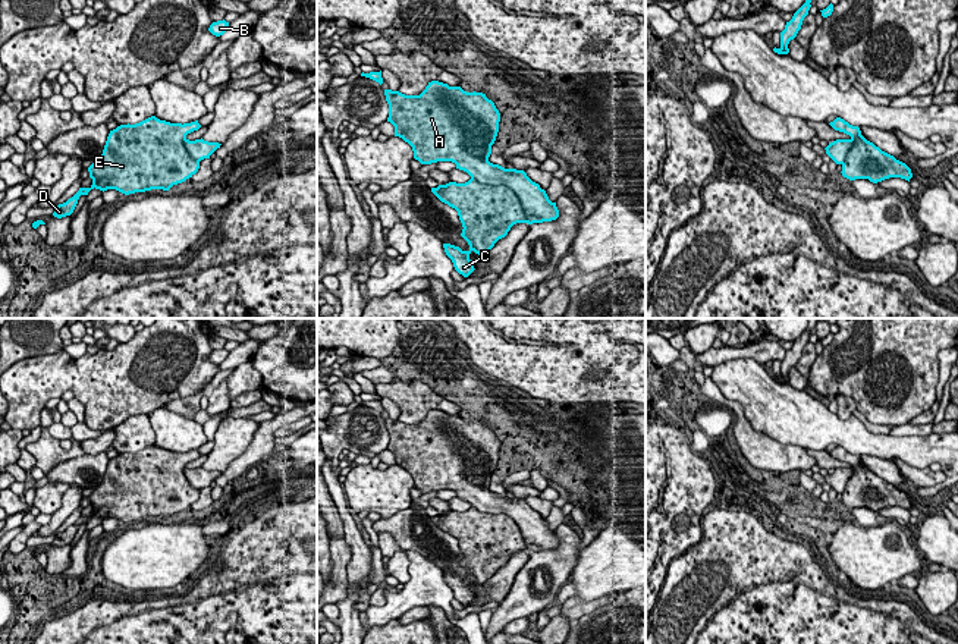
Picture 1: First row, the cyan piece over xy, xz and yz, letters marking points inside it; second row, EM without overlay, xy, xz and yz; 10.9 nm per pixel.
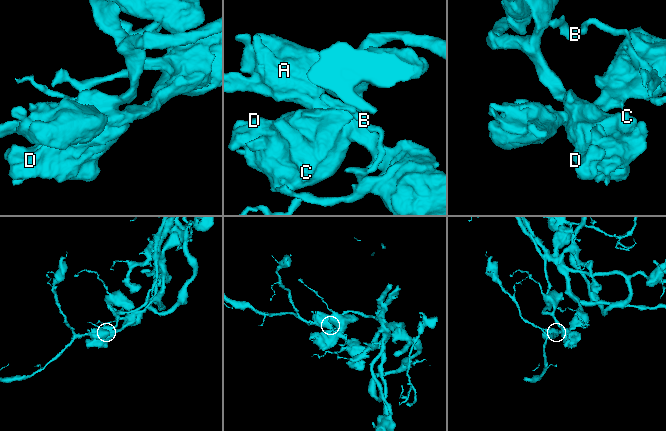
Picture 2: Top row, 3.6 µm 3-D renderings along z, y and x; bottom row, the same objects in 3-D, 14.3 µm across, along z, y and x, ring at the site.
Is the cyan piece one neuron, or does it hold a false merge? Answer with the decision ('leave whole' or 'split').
leave whole

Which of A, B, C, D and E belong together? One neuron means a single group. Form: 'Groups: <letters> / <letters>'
Groups: A B C D E

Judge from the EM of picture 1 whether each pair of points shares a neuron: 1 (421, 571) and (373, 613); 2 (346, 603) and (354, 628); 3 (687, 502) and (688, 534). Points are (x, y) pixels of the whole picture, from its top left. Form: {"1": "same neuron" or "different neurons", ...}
{"1": "same neuron", "2": "same neuron", "3": "same neuron"}

